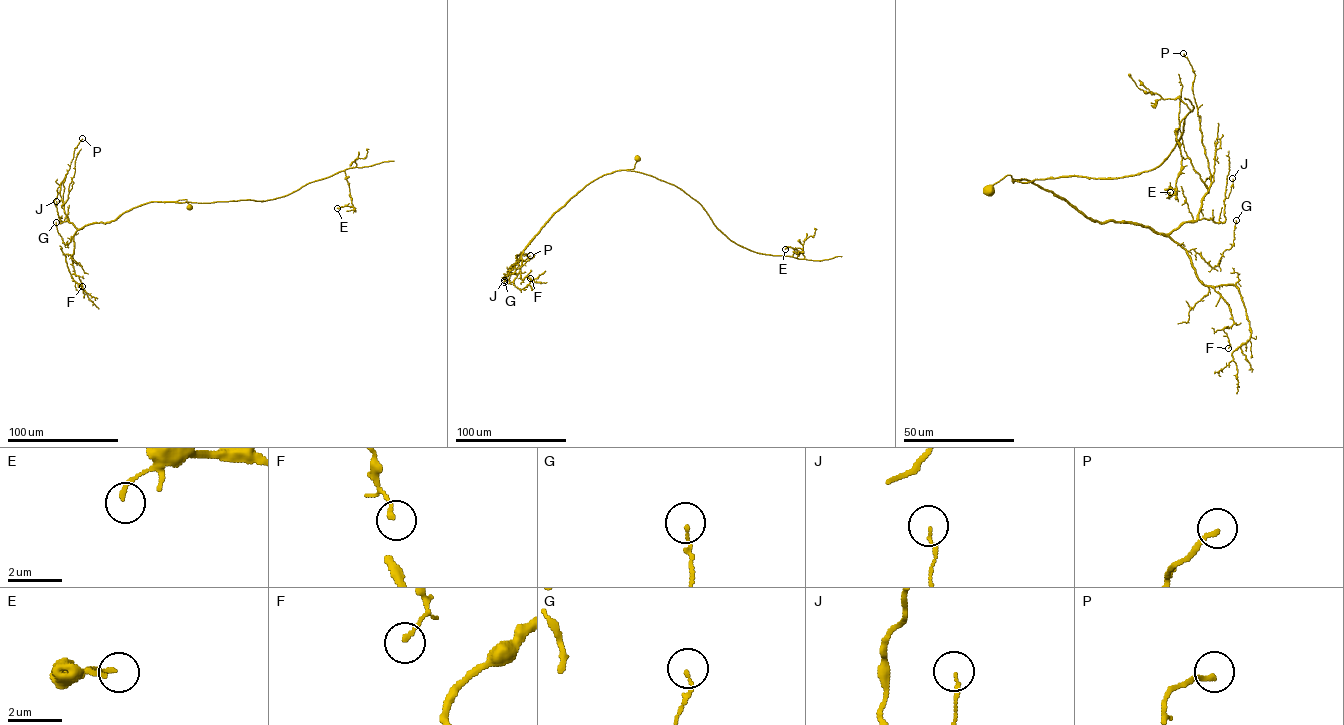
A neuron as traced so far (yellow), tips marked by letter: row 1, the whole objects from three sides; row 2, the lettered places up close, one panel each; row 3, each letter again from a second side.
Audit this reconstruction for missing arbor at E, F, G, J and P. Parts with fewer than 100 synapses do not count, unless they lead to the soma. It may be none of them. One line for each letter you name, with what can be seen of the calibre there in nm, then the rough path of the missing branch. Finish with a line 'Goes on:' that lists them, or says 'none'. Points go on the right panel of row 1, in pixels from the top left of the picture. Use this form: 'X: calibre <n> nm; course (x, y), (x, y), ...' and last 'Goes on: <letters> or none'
Goes on: none

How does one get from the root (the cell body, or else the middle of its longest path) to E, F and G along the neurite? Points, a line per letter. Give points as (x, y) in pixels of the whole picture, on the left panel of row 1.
E: (188, 207), (186, 199), (176, 201), (272, 200), (344, 171), (353, 206), (337, 208)
F: (188, 207), (186, 199), (149, 201), (114, 220), (79, 229), (73, 236), (72, 265), (82, 286)
G: (188, 207), (186, 199), (142, 204), (114, 220), (86, 224), (71, 236), (67, 245), (58, 232), (56, 222)

